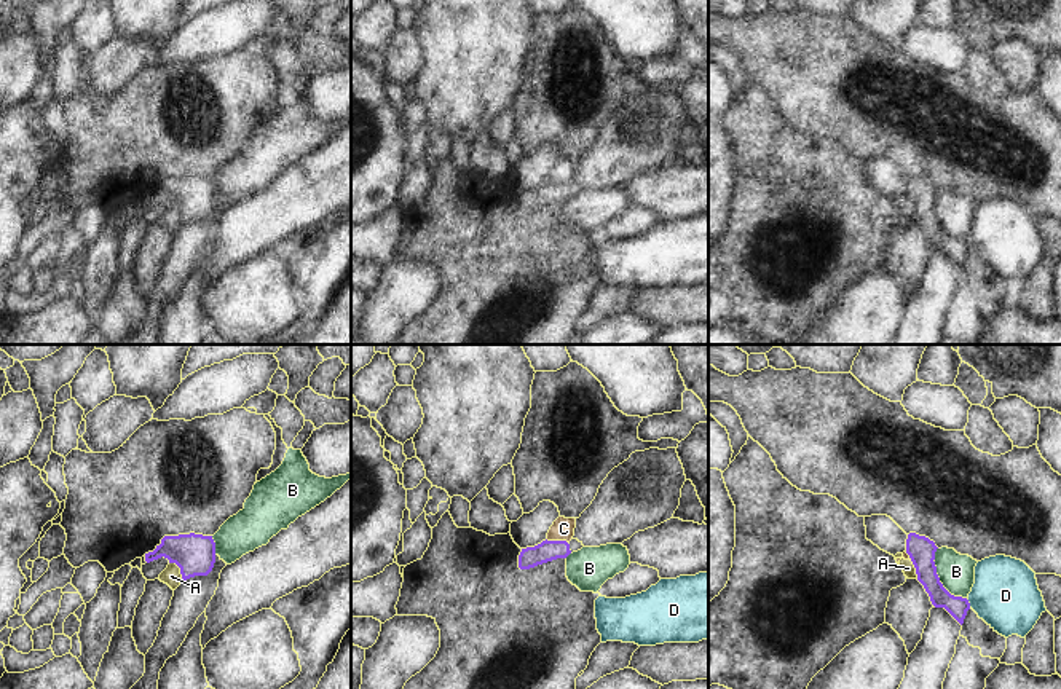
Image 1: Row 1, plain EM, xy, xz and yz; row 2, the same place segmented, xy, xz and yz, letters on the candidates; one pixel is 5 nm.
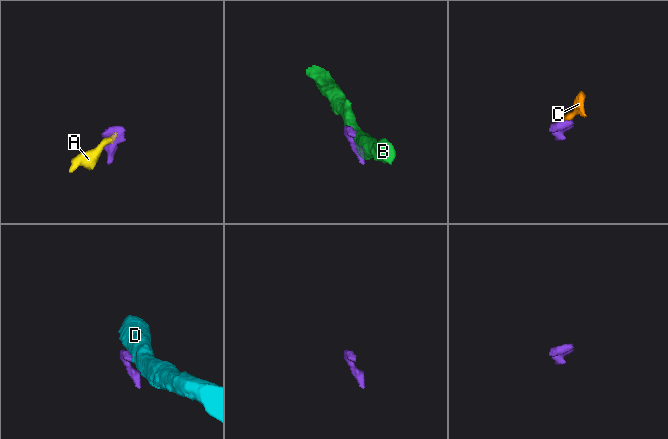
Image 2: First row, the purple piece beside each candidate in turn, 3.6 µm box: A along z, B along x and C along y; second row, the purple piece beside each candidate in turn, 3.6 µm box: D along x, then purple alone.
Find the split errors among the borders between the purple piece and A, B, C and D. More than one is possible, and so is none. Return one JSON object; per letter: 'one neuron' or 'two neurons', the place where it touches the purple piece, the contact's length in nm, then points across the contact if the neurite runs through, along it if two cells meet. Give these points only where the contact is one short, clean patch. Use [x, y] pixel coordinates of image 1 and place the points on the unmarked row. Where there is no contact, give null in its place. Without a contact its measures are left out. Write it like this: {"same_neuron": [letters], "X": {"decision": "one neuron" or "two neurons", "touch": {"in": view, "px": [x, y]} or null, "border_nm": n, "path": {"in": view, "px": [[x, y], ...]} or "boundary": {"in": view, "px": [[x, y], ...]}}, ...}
{"same_neuron": [], "A": {"decision": "two neurons", "touch": {"in": "xy", "px": [181, 212]}, "border_nm": 120, "boundary": {"in": "xy", "px": [[169, 204], [179, 211], [182, 222]]}}, "B": {"decision": "two neurons", "touch": {"in": "yz", "px": [938, 220]}, "border_nm": 300}, "C": {"decision": "two neurons", "touch": {"in": "xz", "px": [557, 184]}, "border_nm": 110, "boundary": {"in": "xz", "px": [[546, 182], [564, 182], [567, 185]]}}, "D": {"decision": "two neurons", "touch": {"in": "yz", "px": [969, 246]}, "border_nm": 50, "boundary": {"in": "yz", "px": [[966, 241], [970, 249]]}}}

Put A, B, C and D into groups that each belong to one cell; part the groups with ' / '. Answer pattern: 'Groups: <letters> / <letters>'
Groups: A C / B / D

